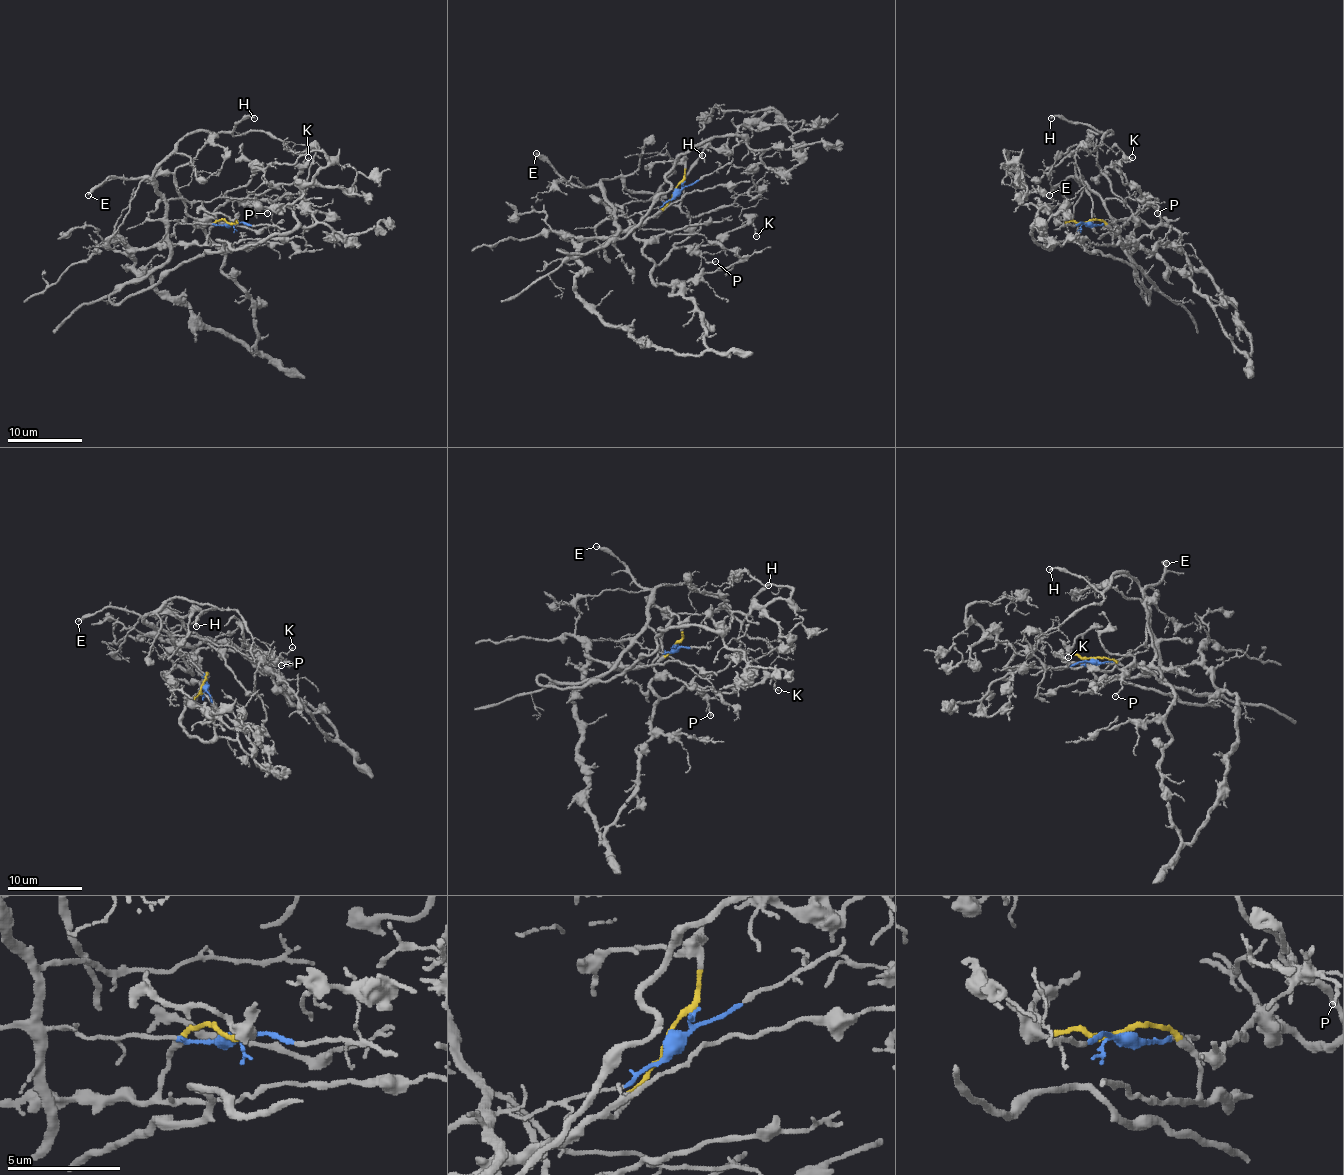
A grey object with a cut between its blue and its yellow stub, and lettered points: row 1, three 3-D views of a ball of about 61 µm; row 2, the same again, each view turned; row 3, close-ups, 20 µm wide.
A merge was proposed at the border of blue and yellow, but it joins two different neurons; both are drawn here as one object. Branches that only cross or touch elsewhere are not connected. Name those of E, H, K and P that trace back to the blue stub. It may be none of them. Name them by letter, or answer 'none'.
E, H

